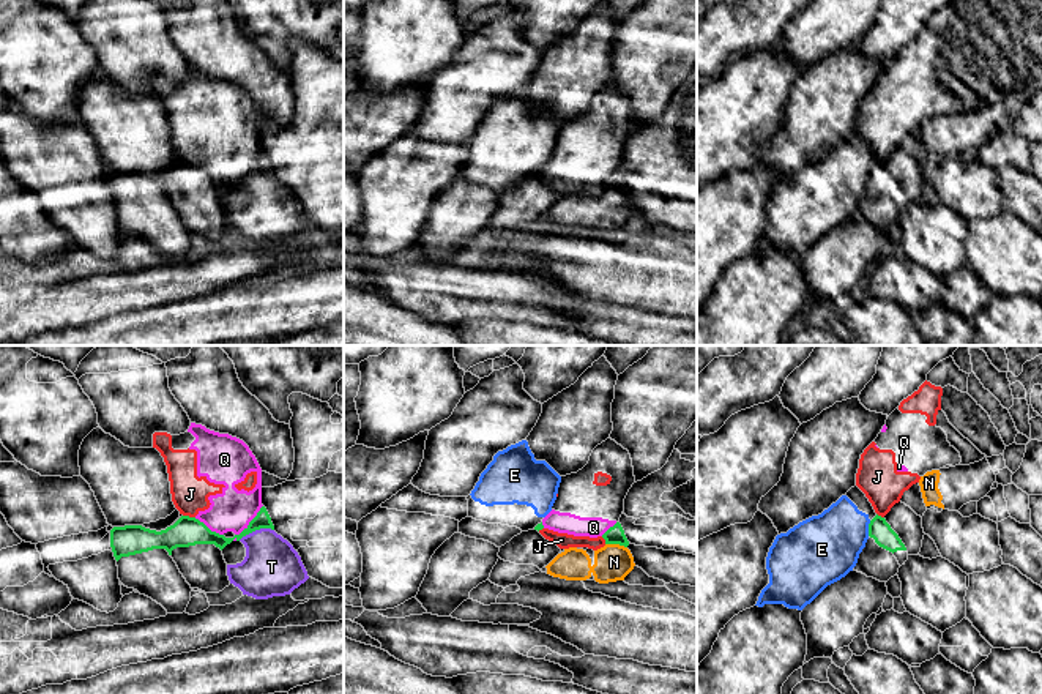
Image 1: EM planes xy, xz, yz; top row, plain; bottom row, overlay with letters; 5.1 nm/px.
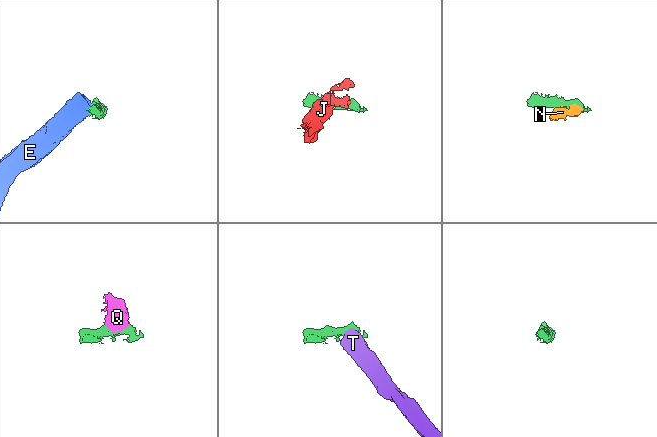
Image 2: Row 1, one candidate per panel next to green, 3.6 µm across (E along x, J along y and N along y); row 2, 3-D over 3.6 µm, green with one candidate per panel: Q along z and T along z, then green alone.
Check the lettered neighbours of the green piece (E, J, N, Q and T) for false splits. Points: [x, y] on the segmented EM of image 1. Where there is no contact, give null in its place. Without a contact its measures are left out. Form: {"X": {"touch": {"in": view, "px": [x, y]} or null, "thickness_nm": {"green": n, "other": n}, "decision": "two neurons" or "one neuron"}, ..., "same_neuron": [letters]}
{"E": {"touch": {"in": "yz", "px": [869, 529]}, "thickness_nm": {"green": 110, "other": 340}, "decision": "two neurons"}, "J": {"touch": {"in": "xy", "px": [188, 516]}, "thickness_nm": {"green": 150, "other": 190}, "decision": "two neurons"}, "N": {"touch": {"in": "xz", "px": [617, 543]}, "thickness_nm": {"green": 100, "other": 190}, "decision": "two neurons"}, "Q": {"touch": {"in": "xy", "px": [249, 522]}, "thickness_nm": {"green": 100, "other": 200}, "decision": "two neurons"}, "T": {"touch": {"in": "xy", "px": [256, 529]}, "thickness_nm": {"green": 80, "other": 300}, "decision": "two neurons"}, "same_neuron": []}

